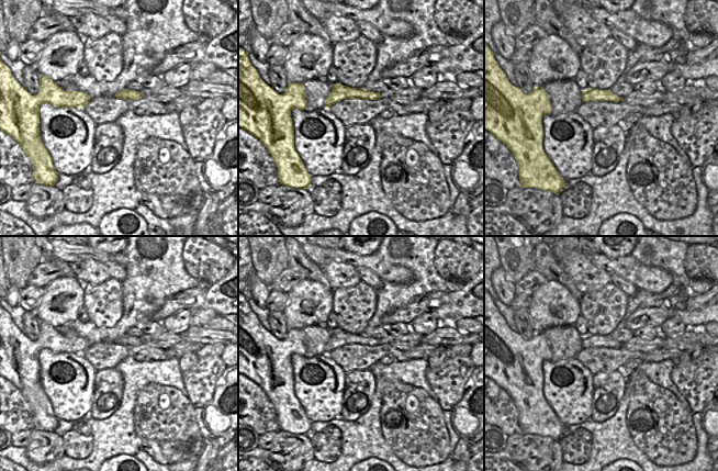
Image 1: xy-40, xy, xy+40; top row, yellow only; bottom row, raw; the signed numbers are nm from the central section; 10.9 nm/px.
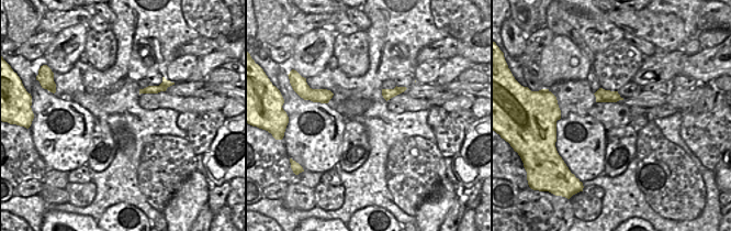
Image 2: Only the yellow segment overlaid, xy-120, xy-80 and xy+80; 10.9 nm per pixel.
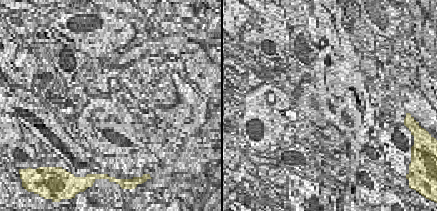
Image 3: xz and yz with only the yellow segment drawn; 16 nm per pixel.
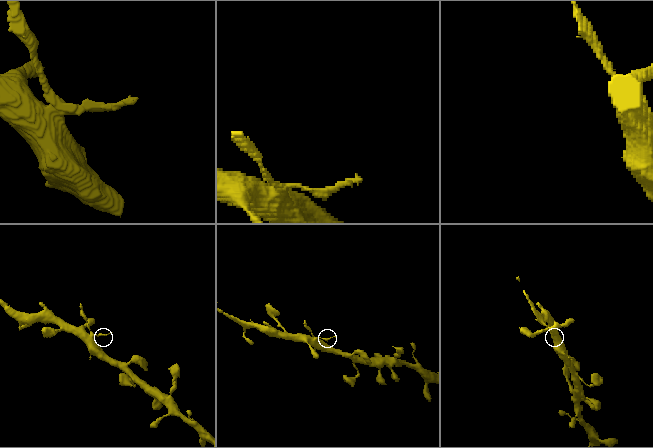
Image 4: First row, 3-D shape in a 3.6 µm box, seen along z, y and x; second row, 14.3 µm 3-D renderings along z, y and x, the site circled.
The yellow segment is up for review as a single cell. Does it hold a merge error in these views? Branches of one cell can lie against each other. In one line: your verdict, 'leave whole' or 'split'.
split

